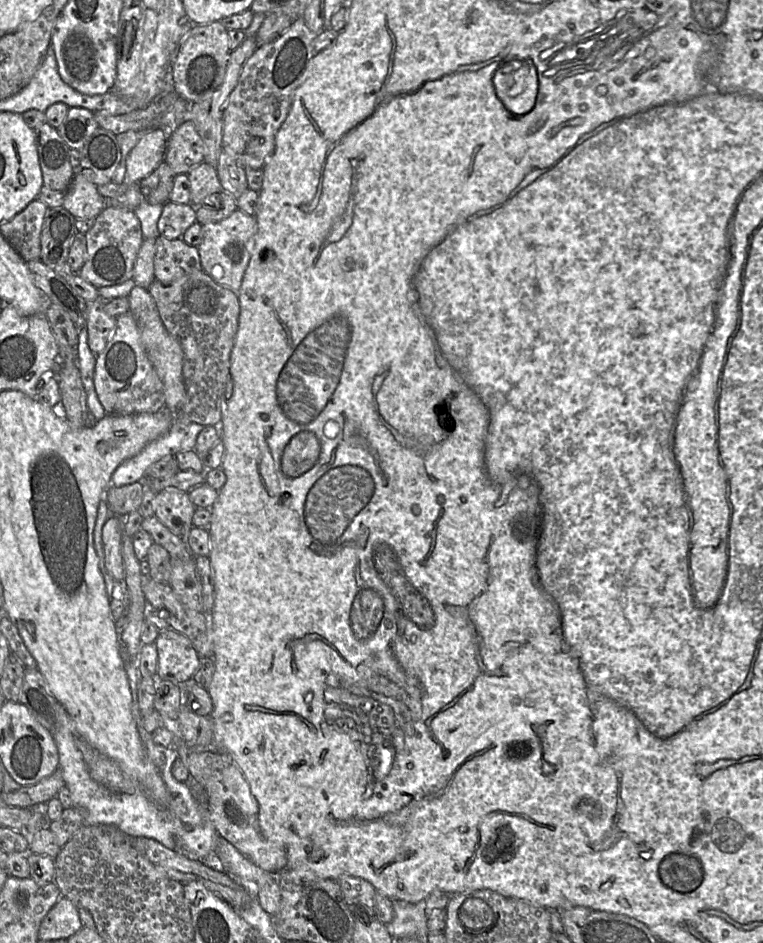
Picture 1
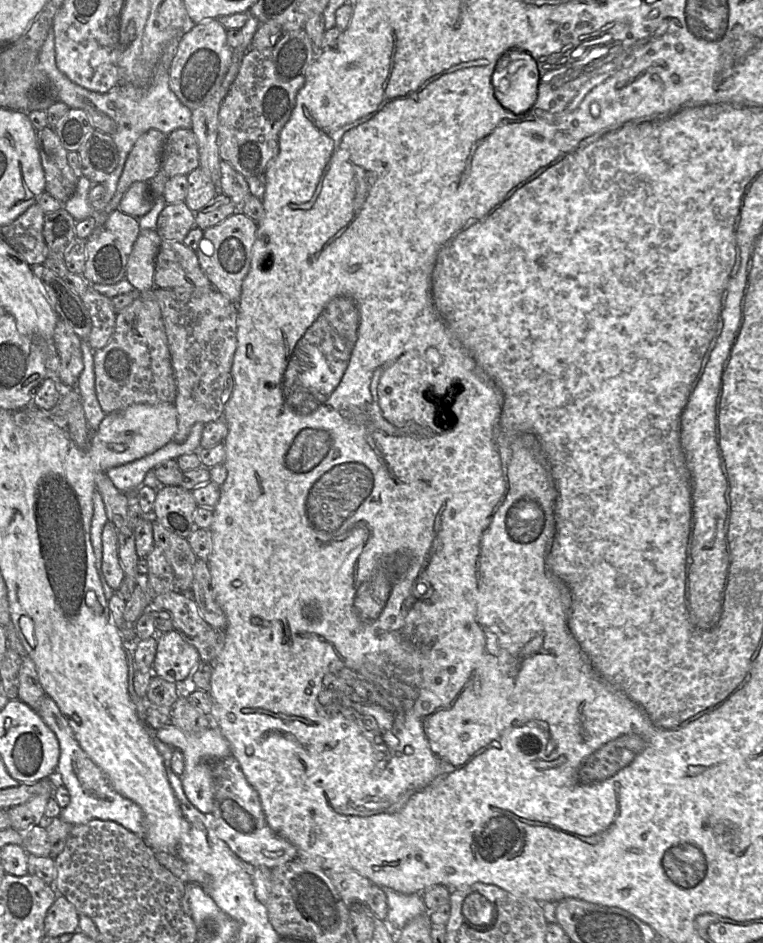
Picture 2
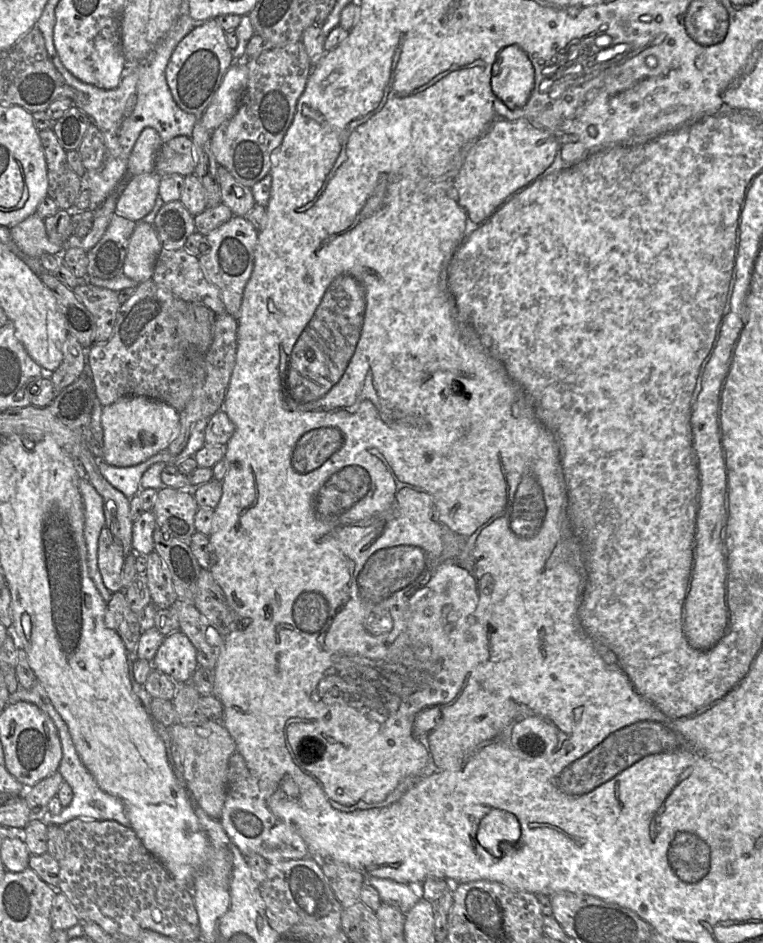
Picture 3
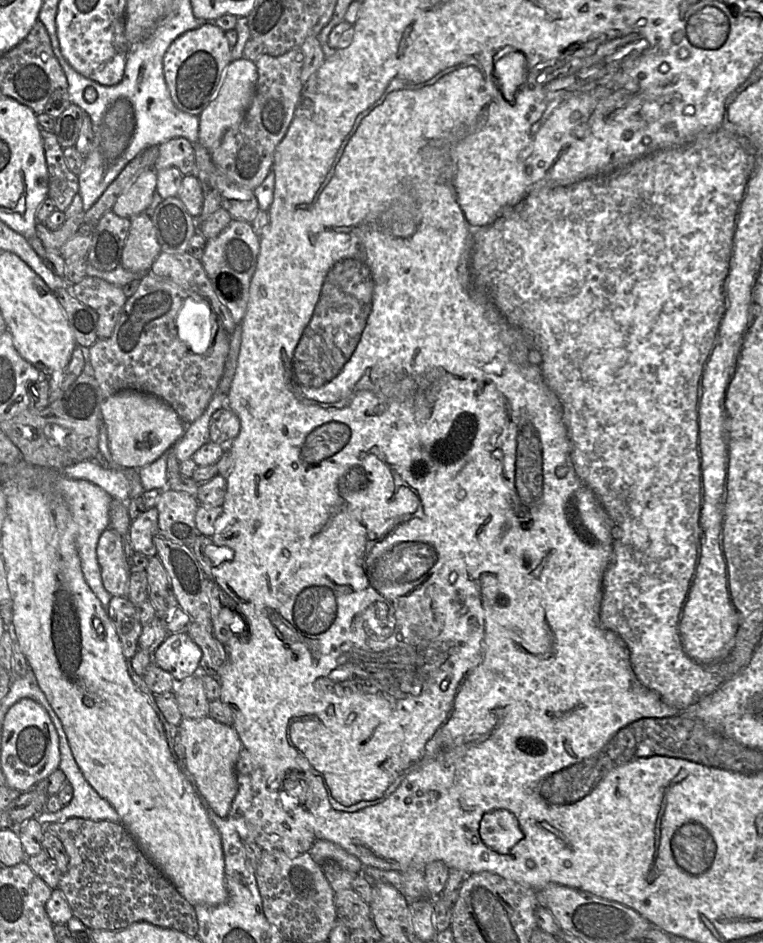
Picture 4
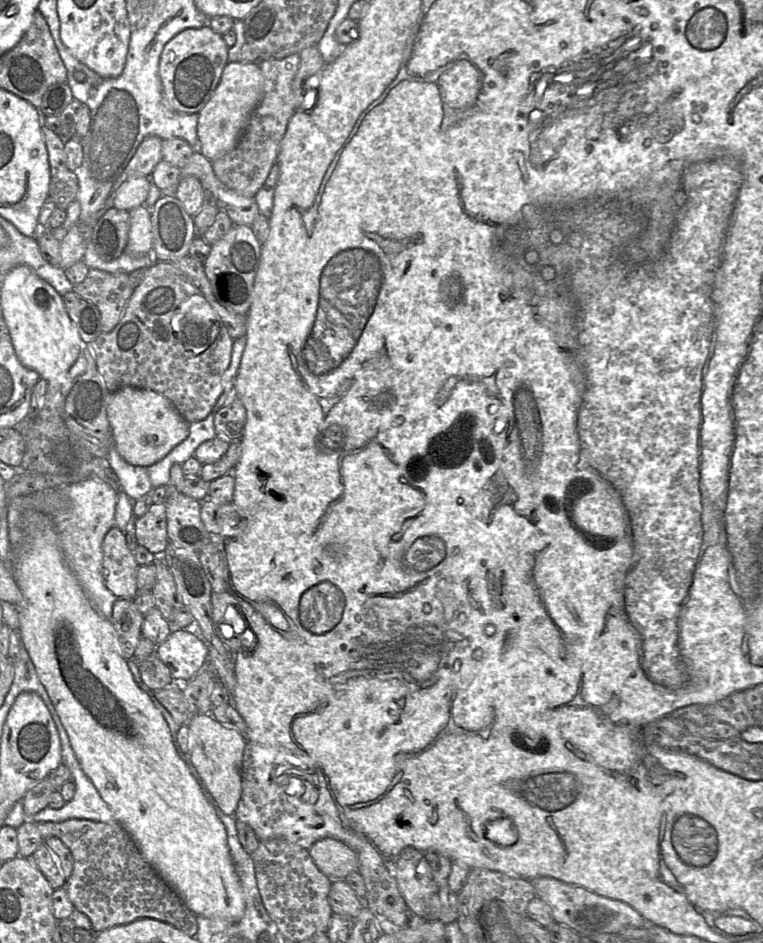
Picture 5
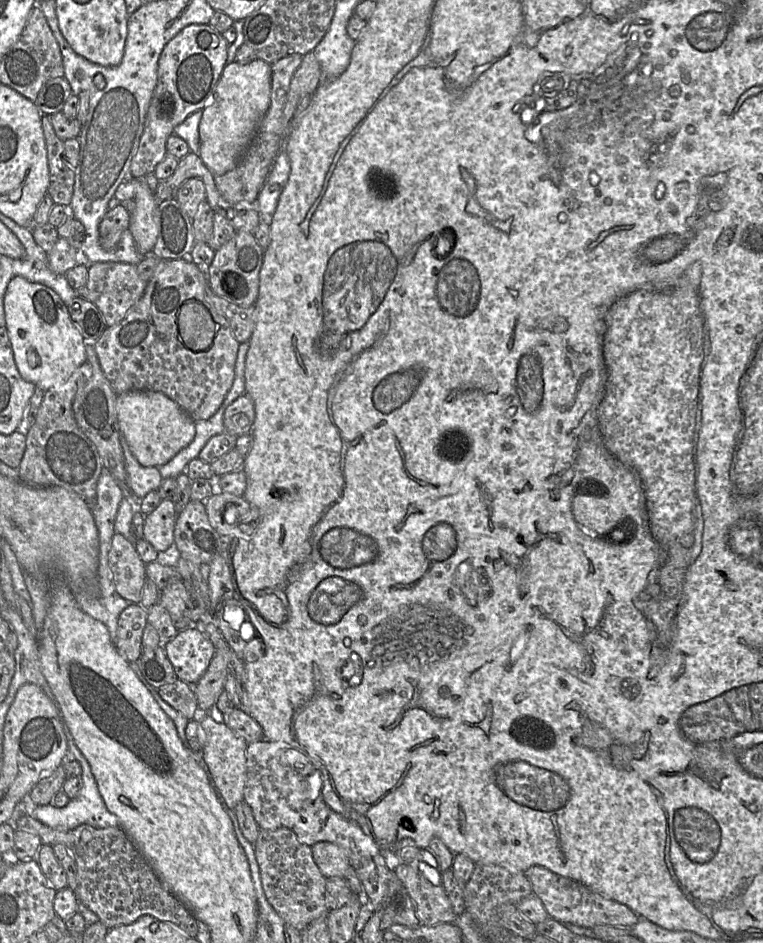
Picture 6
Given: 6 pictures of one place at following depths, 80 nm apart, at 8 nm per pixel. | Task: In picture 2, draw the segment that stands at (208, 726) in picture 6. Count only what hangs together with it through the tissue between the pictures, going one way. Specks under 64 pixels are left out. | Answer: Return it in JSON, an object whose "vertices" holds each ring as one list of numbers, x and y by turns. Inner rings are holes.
{"vertices":[[173,724,157,730,157,737,170,747,180,750,184,758,184,771,180,776,184,791,190,802,202,813,211,814,214,808,214,782,211,763,231,754,231,747,221,731,211,725,198,733,187,733]]}

